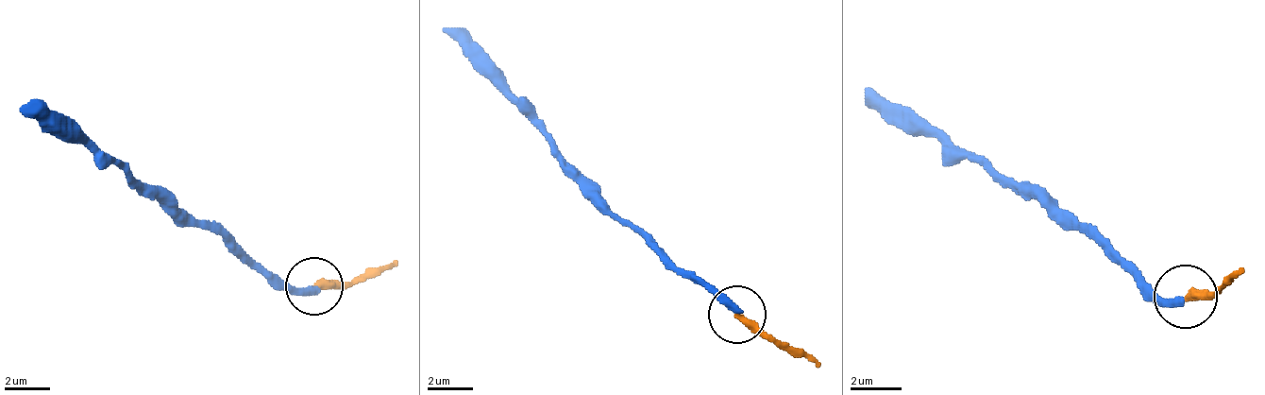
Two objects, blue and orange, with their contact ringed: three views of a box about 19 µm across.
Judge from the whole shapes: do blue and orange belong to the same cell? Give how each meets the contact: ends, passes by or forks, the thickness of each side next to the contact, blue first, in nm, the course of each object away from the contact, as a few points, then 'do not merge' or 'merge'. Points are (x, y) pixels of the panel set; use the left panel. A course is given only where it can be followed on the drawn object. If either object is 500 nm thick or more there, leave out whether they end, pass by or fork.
blue ends | orange ends | 360/320 nm | blue via (312, 287), (256, 270), (215, 230), (84, 144), (55, 138), (21, 104) | orange via (312, 287), (346, 287), (398, 265) | do not merge

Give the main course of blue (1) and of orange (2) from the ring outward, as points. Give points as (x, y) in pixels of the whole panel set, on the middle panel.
1: (735, 310), (679, 276), (444, 29)
2: (735, 316), (769, 333), (821, 368)

